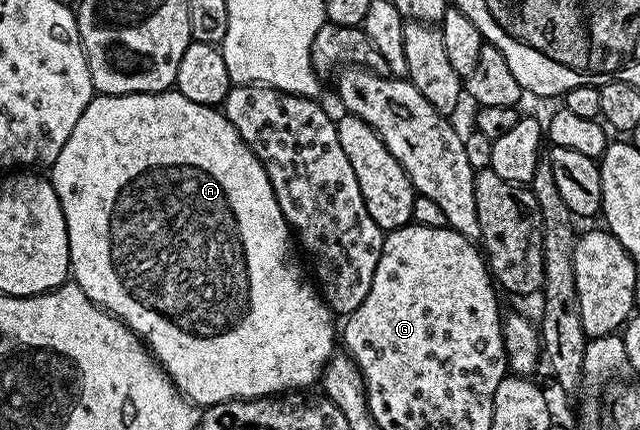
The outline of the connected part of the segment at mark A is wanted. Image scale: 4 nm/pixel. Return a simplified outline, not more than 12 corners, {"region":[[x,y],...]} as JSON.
{"region":[[176,91],[51,167],[72,280],[194,406],[339,341],[261,160]]}

